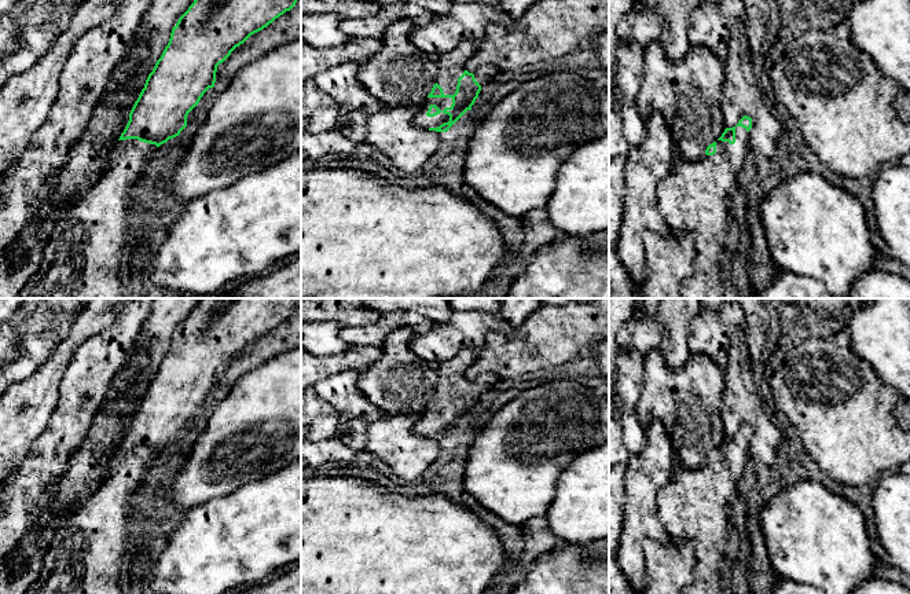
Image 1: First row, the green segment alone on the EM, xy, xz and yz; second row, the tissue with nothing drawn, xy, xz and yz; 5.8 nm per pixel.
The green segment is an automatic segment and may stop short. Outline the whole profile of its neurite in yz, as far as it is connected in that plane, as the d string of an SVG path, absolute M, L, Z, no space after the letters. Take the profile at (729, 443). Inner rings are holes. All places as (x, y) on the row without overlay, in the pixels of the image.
M744 424L707 455L704 465L683 468L675 462L671 477L658 492L658 517L665 532L678 543L689 542L694 551L694 579L683 588L683 594L723 594L720 571L727 550L729 522L740 500L738 484L746 465L751 436L752 426Z

